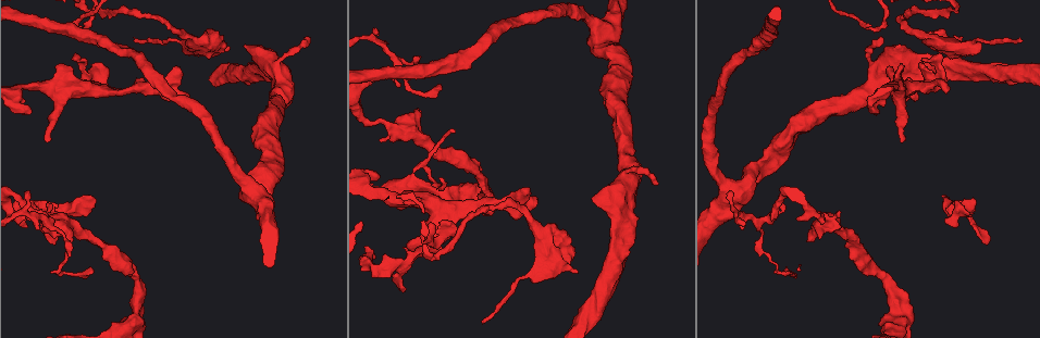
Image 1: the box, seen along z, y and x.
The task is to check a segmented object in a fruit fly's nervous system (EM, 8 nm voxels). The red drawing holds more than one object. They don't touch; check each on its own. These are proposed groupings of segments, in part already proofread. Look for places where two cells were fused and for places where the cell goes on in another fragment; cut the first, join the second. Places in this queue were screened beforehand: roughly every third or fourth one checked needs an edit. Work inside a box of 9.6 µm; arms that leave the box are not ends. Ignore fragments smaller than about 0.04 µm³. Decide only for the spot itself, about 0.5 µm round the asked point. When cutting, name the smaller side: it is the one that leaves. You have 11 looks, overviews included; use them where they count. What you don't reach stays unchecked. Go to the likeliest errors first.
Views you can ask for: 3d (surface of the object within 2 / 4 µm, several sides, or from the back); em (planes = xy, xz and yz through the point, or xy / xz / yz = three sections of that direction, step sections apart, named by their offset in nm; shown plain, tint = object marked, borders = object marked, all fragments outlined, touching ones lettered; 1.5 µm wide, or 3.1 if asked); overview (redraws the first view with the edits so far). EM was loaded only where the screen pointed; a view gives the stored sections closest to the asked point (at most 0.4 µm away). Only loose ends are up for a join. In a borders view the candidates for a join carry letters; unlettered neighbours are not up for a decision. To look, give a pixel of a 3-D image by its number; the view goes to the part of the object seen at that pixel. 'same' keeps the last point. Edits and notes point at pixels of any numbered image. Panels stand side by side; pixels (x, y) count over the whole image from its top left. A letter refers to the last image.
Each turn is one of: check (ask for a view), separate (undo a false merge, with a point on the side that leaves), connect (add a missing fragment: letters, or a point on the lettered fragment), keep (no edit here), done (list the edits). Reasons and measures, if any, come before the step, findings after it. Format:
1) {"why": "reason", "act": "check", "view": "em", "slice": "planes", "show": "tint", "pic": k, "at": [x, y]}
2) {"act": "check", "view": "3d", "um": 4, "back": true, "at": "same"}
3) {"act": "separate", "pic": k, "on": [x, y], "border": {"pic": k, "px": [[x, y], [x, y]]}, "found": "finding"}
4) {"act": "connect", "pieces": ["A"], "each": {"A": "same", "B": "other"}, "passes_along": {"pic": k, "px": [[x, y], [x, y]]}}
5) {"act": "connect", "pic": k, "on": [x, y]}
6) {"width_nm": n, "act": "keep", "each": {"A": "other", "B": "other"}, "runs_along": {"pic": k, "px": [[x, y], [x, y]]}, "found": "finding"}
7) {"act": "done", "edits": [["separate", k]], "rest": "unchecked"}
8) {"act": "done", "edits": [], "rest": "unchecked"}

{"why": "branch stops here", "act": "check", "view": "3d", "um": 4, "pic": 1, "at": [404, 289]}

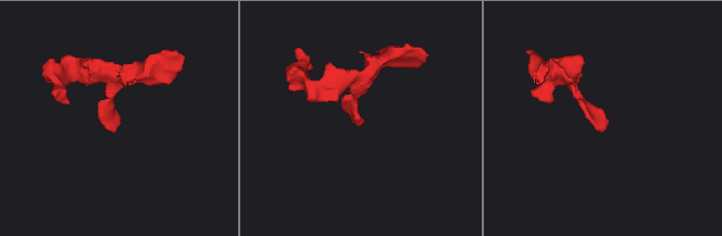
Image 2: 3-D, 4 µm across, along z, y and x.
{"why": "shape alone is not enough", "act": "check", "view": "em", "slice": "yz", "step": 4, "show": "borders", "pic": 2, "at": [604, 129]}

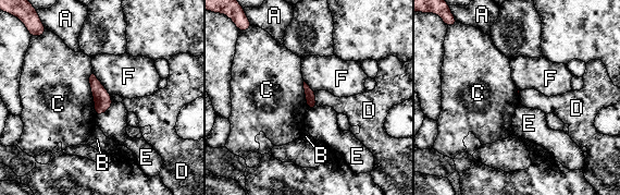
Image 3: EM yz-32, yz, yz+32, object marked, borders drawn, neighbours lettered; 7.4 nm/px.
{"longest_contact_nm": ["C", 320], "act": "keep", "each": {"A": "other", "B": "other", "C": "other", "D": "other", "E": "other", "F": "other"}, "border": {"pic": 3, "px": [[113, 102], [96, 118]]}, "found": "no lettered fragment goes on from it"}

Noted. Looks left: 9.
{"why": "an open end", "act": "check", "view": "em", "slice": "xz", "step": 8, "show": "borders", "pic": 1, "at": [405, 202]}

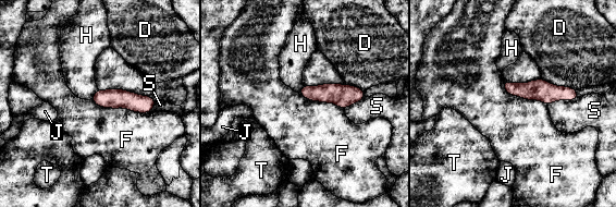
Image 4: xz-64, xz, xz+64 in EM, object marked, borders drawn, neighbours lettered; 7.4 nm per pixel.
{"act": "keep", "each": {"D": "other", "F": "other", "H": "other", "J": "other", "S": "other", "T": "other"}, "border": {"pic": 4, "px": [[91, 99], [101, 107], [149, 112]]}, "found": "no lettered fragment goes on from it"}

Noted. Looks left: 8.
{"act": "check", "view": "em", "slice": "xz", "step": 8, "show": "borders", "pic": 1, "at": [180, 66]}

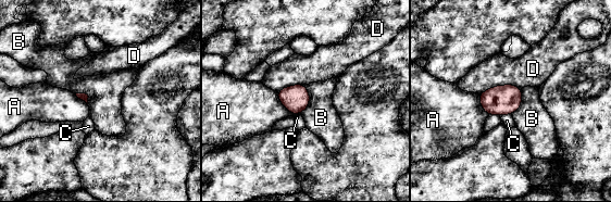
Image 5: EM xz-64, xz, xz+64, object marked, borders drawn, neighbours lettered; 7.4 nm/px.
{"act": "keep", "each": {"A": "other", "B": "other", "C": "other", "D": "other"}, "border": {"pic": 5, "px": [[306, 86], [309, 104], [300, 113]]}, "found": "no lettered fragment goes on from it"}

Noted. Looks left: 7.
{"why": "free end", "act": "check", "view": "em", "slice": "planes", "show": "plain", "pic": 1, "at": [593, 197]}

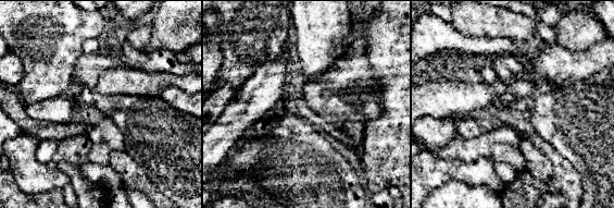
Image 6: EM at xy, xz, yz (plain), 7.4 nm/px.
{"act": "check", "view": "em", "slice": "planes", "show": "tint", "at": "same"}

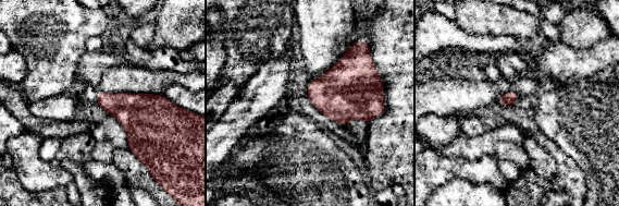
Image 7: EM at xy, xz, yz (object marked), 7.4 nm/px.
{"act": "check", "view": "em", "slice": "planes", "show": "borders", "at": "same"}

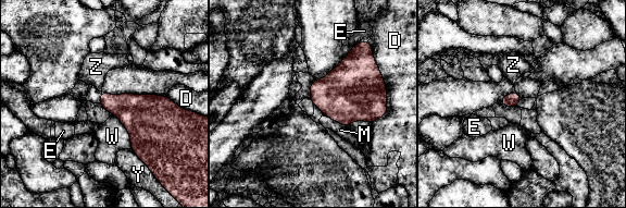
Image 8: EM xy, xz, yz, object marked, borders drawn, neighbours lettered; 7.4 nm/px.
{"act": "connect", "pic": 8, "on": [513, 64], "each": {"D": "other", "E": "other", "M": "other", "W": "other", "Y": "other", "Z": "same"}, "passes_along": {"pic": 8, "px": [[512, 99], [518, 94], [513, 64]]}, "found": "it goes on there"}

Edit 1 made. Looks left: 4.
{"act": "done", "edits": [["connect", 8]], "rest": "unchecked"}

